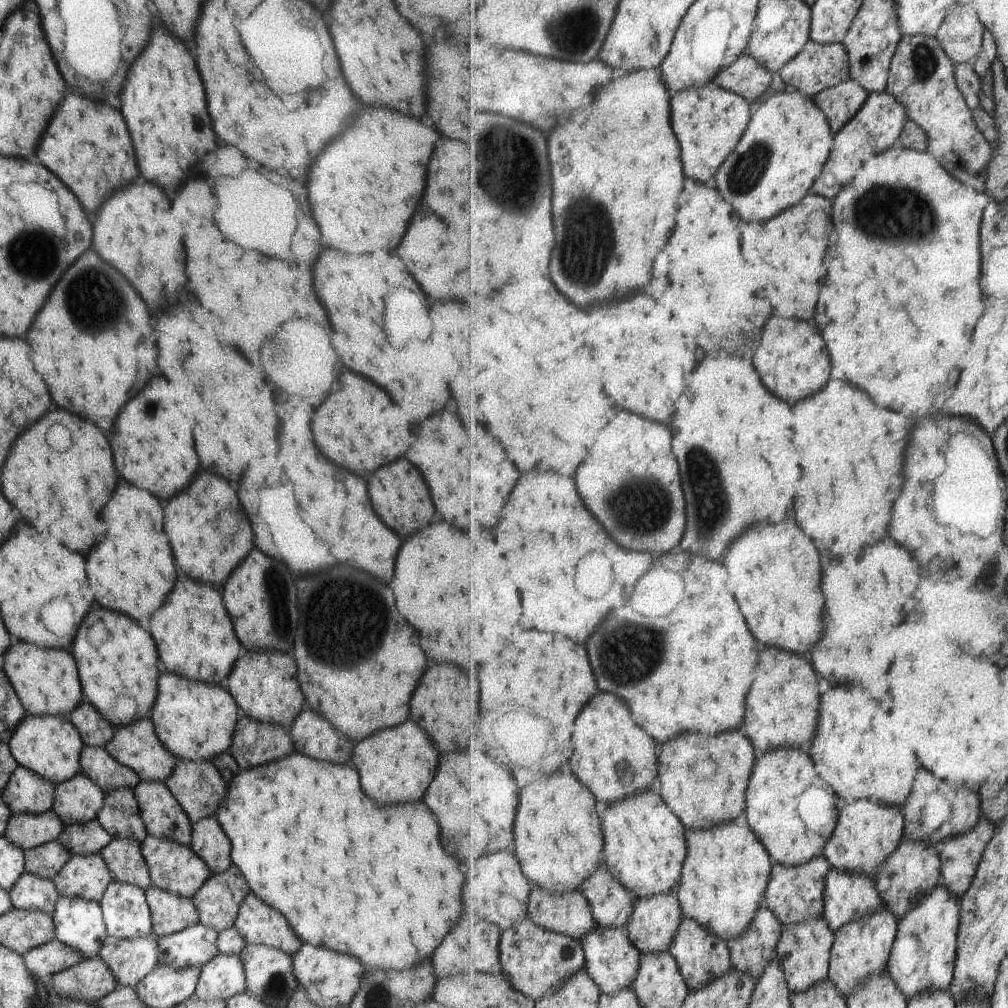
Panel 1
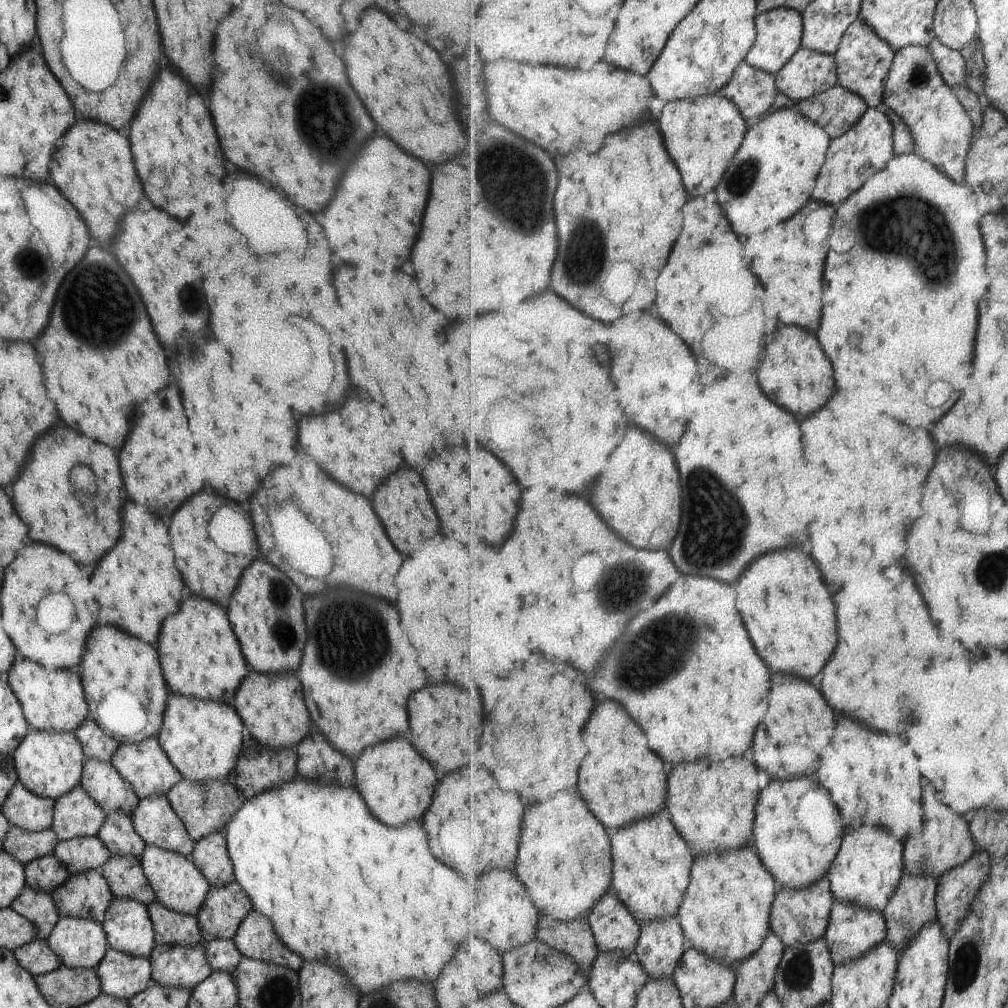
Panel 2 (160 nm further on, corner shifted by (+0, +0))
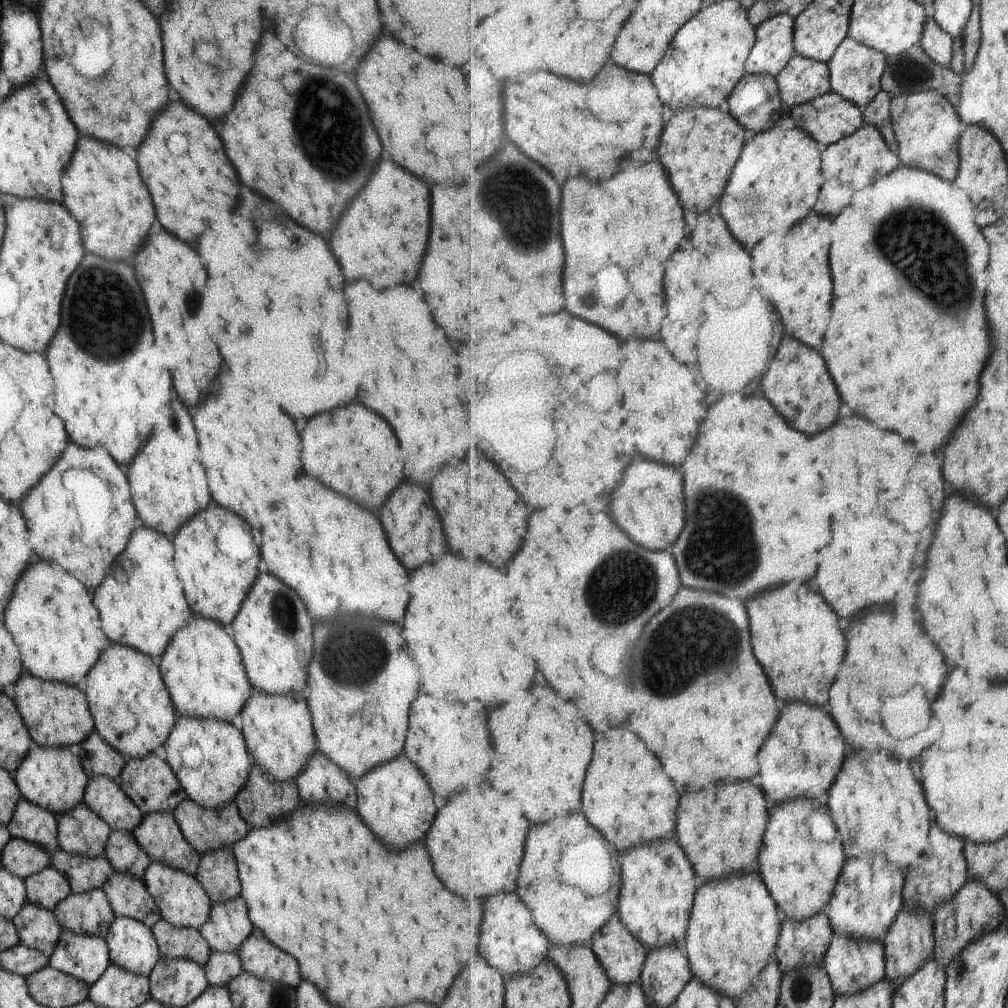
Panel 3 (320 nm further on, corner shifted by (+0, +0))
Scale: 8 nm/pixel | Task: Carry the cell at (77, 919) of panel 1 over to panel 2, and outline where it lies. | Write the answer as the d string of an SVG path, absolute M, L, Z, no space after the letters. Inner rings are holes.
M59 916L45 941L60 962L71 968L94 969L108 949L102 923L79 917Z

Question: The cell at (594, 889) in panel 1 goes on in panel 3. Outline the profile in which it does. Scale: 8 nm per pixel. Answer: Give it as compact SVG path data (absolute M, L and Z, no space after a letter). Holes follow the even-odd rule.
M619 913L592 938L591 948L613 986L640 980L649 950L624 925Z

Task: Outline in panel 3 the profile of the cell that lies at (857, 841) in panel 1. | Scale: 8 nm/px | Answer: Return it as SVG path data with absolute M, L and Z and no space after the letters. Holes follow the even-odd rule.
M867 855L847 860L834 897L825 910L835 936L840 933L853 939L879 941L883 944L888 930L904 908L905 877L906 872L898 869L885 855Z

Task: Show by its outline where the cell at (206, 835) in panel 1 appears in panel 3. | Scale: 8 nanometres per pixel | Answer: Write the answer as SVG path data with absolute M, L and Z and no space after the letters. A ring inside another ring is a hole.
M229 845L199 855L194 877L211 903L224 903L240 896L237 863Z

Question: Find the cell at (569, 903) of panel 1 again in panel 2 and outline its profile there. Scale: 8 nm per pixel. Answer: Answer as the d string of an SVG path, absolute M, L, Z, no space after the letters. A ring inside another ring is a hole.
M540 915L536 938L569 955L579 965L588 982L590 970L601 952L594 932L585 918L562 923Z

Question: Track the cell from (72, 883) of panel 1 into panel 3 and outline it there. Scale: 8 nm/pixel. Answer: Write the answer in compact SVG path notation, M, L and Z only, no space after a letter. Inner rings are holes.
M101 887L81 893L70 892L55 904L52 912L61 929L101 937L107 934L115 918Z

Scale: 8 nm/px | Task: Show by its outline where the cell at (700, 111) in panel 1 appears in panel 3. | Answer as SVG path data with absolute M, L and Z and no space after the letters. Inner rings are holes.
M689 107L679 108L673 112L669 126L661 138L661 146L657 150L677 196L681 198L685 210L689 212L707 212L719 198L725 194L731 172L737 164L745 146L745 128L734 119L729 112L721 113L718 108Z

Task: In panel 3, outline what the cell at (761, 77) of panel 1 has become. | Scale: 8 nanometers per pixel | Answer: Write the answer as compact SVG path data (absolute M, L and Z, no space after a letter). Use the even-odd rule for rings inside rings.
M759 73L747 74L728 98L728 112L745 129L751 130L756 135L771 130L776 126L778 119L783 117L781 100L780 87L776 77Z

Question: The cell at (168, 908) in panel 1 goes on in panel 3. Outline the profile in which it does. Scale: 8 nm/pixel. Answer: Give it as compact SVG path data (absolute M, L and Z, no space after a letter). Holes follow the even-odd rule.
M161 918L150 929L160 958L189 958L199 966L207 962L211 950L197 929L176 927Z

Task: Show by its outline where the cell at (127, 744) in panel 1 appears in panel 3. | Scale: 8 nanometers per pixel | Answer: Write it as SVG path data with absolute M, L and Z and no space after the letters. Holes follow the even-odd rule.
M153 753L145 758L125 758L125 764L114 780L126 796L133 800L142 815L149 812L172 812L177 804L187 798L169 766Z

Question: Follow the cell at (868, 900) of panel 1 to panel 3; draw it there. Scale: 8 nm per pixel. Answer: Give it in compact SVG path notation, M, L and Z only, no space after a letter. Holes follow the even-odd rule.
M837 933L825 956L824 969L828 972L836 998L862 993L886 978L884 945L879 941L853 939Z

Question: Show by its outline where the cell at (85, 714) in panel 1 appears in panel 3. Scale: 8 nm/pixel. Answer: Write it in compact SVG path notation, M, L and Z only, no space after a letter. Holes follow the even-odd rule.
M95 730L74 749L87 777L103 774L103 776L114 780L119 776L119 772L125 764L122 754L113 750L113 747L103 741Z

